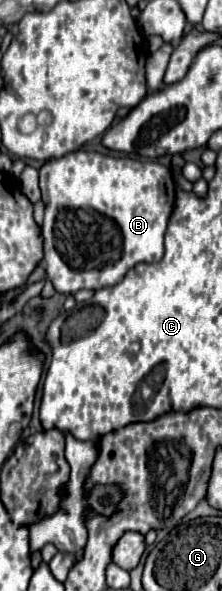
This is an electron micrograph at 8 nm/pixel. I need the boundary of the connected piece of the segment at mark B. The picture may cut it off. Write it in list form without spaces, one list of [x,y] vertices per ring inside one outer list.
[[[71,151],[63,157],[51,159],[47,163],[41,165],[39,169],[39,187],[43,193],[43,203],[45,203],[45,221],[43,221],[43,261],[47,267],[47,279],[53,283],[55,291],[71,295],[77,293],[79,289],[103,289],[109,285],[117,285],[119,281],[123,281],[123,277],[139,263],[155,263],[163,257],[163,235],[167,229],[167,221],[169,215],[173,211],[173,203],[175,203],[175,187],[173,187],[173,179],[171,179],[171,171],[169,167],[163,167],[161,163],[153,163],[153,161],[137,161],[137,159],[129,159],[129,157],[111,157],[111,155],[103,155],[97,151]]]

